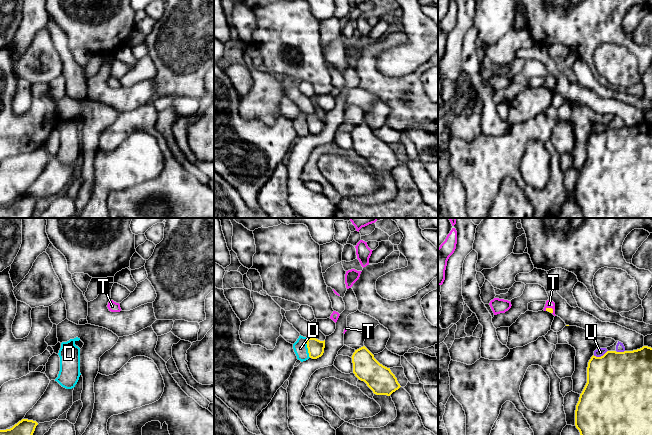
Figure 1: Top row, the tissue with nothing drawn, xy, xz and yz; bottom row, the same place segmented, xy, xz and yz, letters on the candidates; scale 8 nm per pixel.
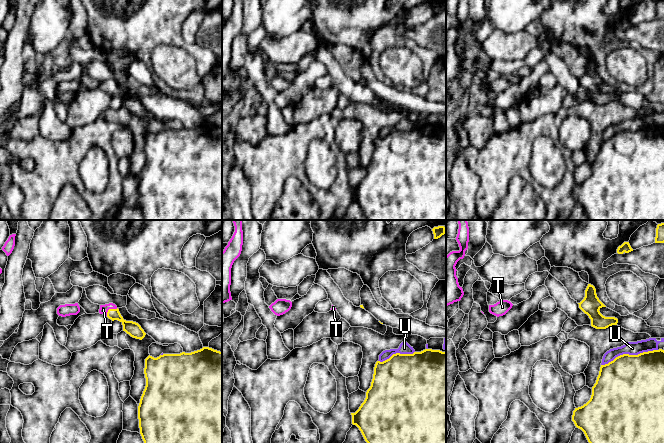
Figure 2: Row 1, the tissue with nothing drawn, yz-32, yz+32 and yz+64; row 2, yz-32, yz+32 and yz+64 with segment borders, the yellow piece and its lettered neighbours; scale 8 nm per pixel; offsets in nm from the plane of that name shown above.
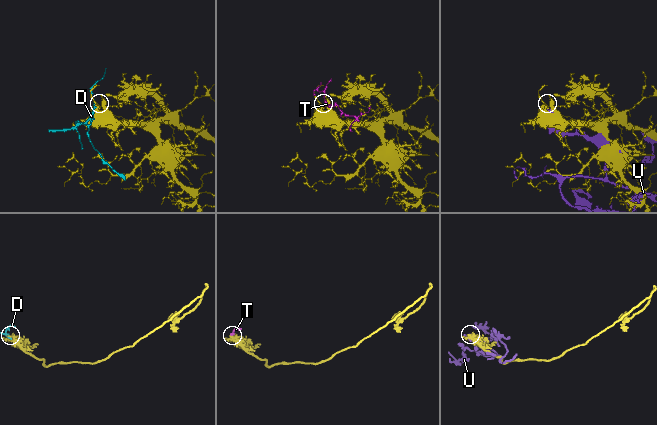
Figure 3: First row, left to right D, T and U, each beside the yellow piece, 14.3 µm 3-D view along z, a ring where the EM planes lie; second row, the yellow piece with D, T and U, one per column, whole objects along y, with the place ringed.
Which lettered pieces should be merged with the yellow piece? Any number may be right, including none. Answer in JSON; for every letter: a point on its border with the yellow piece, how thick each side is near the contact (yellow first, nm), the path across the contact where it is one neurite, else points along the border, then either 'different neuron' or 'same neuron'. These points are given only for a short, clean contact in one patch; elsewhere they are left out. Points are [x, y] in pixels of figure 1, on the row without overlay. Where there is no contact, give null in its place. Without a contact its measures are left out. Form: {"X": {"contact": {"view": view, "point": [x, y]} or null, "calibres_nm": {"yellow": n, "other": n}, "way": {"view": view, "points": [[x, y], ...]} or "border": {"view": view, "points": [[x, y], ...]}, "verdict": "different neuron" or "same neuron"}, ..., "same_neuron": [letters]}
{"D": {"contact": {"view": "xz", "point": [307, 123]}, "calibres_nm": {"yellow": 130, "other": 110}, "verdict": "different neuron"}, "T": {"contact": {"view": "yz", "point": [551, 84]}, "calibres_nm": {"yellow": 40, "other": 60}, "way": {"view": "yz", "points": [[550, 86], [551, 84], [549, 80]]}, "verdict": "same neuron"}, "U": {"contact": {"view": "yz", "point": [601, 132]}, "calibres_nm": {"yellow": 500, "other": 70}, "verdict": "different neuron"}, "same_neuron": ["T"]}

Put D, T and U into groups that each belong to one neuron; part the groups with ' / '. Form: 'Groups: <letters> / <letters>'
Groups: D / T / U

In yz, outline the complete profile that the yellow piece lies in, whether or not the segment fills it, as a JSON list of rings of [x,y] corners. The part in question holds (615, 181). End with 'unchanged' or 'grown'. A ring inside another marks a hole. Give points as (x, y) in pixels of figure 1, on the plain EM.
[[[651,123],[591,133],[587,159],[576,181],[575,202],[584,218],[652,218]]] | unchanged

